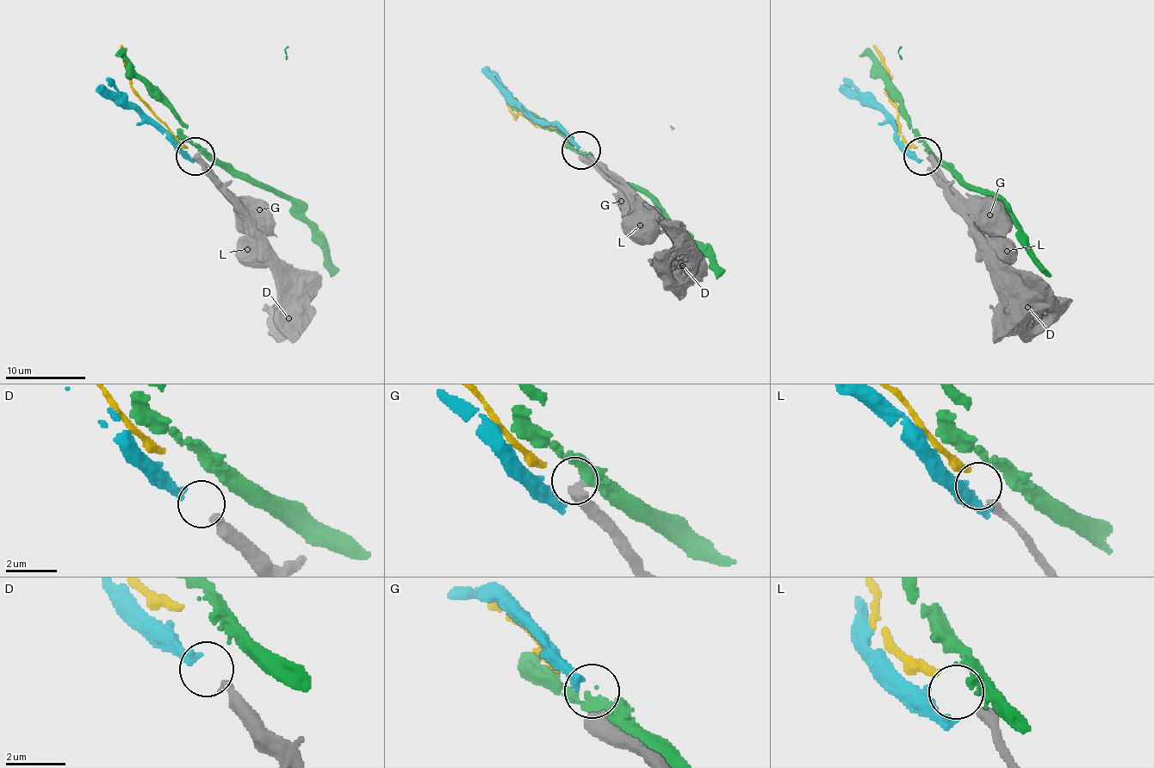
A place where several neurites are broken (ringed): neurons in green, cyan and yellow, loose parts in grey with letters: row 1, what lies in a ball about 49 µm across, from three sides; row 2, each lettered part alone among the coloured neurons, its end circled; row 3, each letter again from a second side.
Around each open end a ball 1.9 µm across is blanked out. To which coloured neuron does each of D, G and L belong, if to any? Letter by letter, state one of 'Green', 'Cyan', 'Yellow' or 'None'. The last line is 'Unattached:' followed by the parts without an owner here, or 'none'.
D: Cyan
G: None
L: Yellow
Unattached: G

